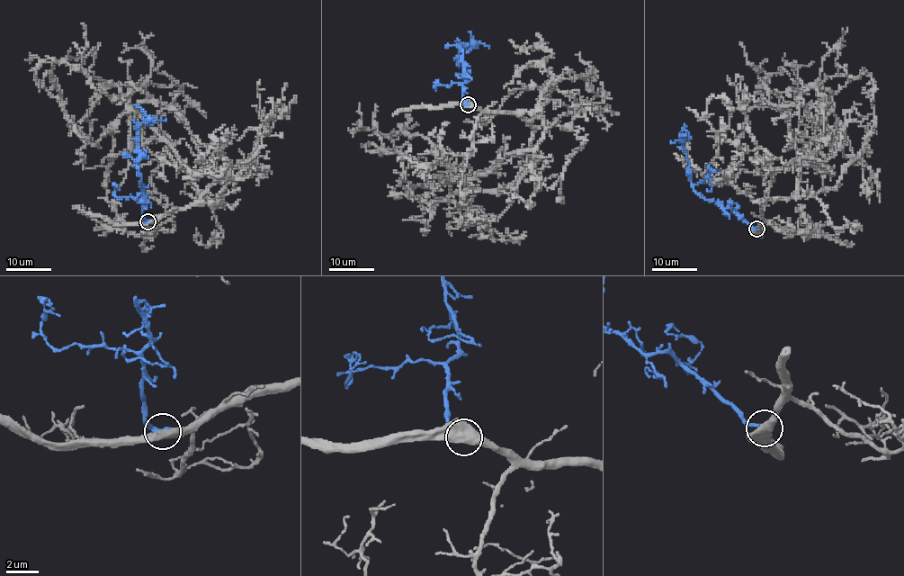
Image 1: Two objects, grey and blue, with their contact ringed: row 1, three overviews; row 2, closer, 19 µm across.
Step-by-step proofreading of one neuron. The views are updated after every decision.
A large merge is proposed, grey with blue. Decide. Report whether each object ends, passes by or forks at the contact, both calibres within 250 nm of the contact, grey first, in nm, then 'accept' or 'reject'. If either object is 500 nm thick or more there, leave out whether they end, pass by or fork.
calibres 650 and 360 nm; accept

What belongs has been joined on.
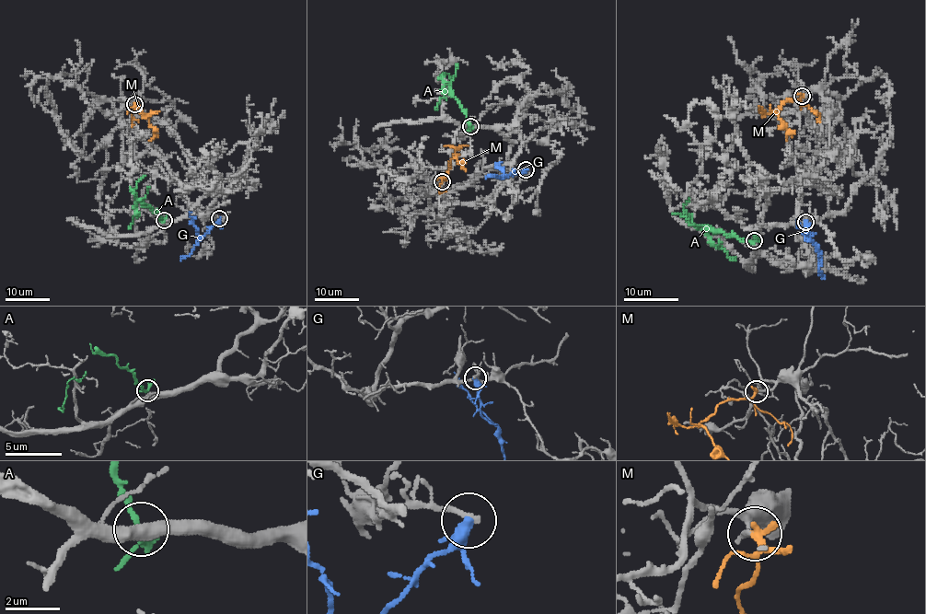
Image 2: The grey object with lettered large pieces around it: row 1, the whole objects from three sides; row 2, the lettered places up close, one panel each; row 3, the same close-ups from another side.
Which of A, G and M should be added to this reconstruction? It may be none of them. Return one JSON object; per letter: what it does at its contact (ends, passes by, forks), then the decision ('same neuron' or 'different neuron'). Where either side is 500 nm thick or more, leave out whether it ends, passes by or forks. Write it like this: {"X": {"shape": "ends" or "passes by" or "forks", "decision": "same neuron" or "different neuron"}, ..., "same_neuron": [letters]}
{"A": {"shape": "forks", "decision": "different neuron"}, "G": {"shape": "forks", "decision": "different neuron"}, "M": {"shape": "forks", "decision": "same neuron"}, "same_neuron": ["M"]}

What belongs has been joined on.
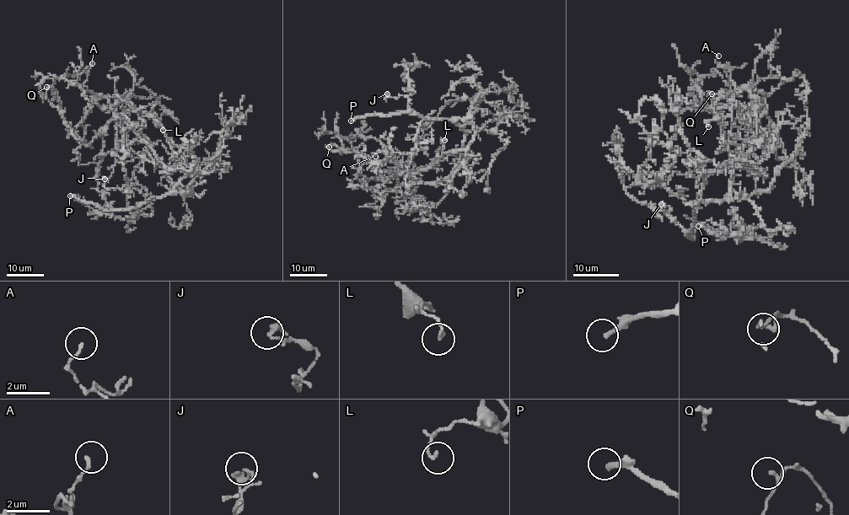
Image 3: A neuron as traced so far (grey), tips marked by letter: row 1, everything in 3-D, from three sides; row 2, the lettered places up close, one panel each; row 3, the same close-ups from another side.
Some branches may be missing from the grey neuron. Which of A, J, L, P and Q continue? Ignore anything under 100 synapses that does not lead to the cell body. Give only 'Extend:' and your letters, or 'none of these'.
Extend: P

